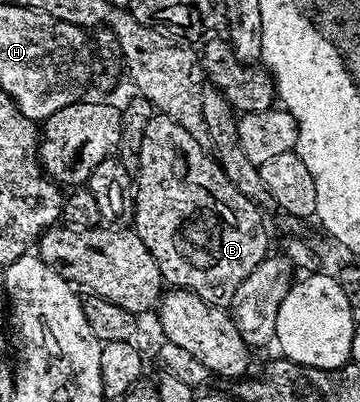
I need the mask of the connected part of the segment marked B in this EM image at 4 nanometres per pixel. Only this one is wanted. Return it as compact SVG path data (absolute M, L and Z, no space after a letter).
M155 113L147 126L141 127L142 143L136 155L136 193L132 198L134 233L144 240L162 269L165 281L179 290L190 290L211 308L226 308L236 296L236 288L266 257L270 234L266 231L263 211L232 184L216 161L215 155L196 141L180 124L166 114Z

